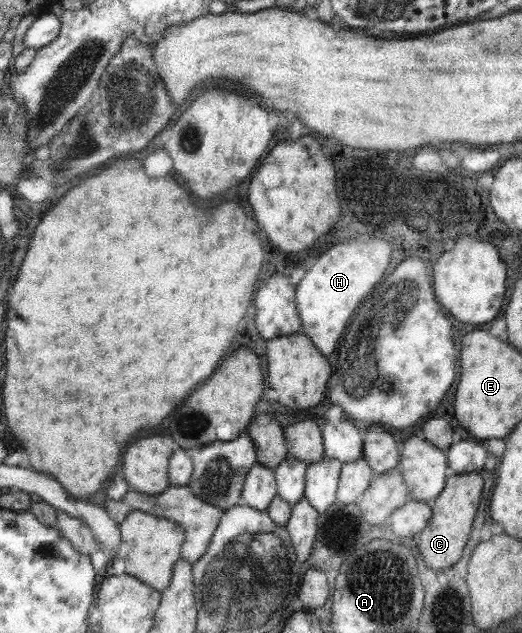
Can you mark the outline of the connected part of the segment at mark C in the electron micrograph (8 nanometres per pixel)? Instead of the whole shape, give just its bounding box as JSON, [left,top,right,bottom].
[416,472,483,570]

